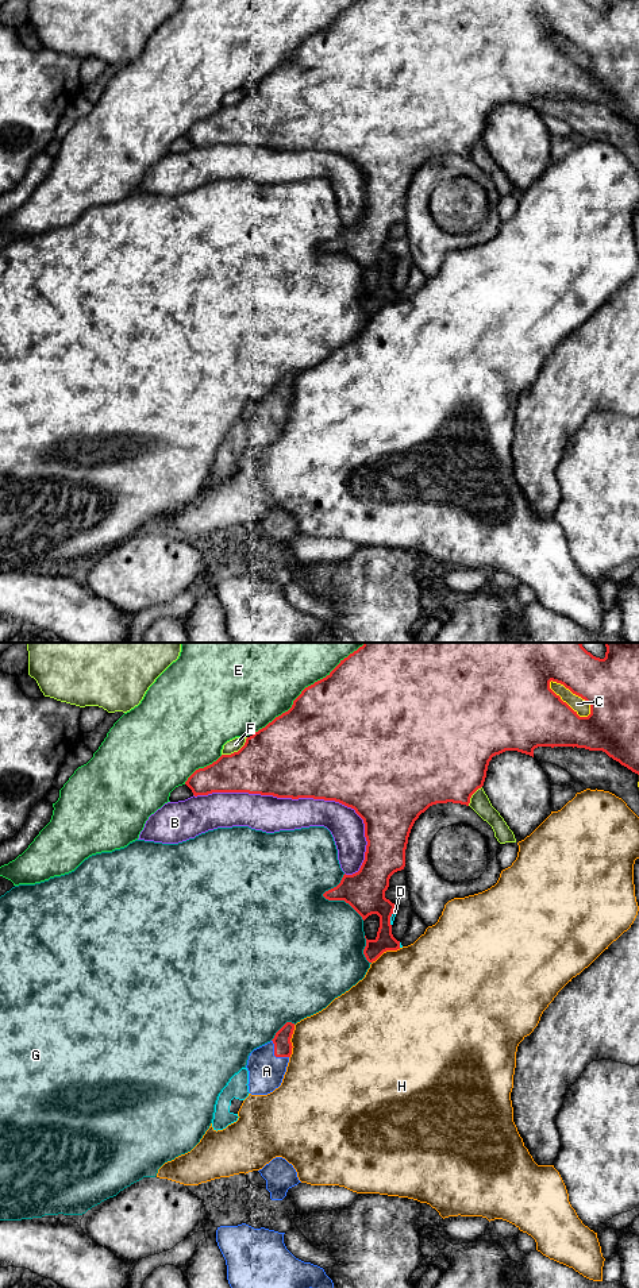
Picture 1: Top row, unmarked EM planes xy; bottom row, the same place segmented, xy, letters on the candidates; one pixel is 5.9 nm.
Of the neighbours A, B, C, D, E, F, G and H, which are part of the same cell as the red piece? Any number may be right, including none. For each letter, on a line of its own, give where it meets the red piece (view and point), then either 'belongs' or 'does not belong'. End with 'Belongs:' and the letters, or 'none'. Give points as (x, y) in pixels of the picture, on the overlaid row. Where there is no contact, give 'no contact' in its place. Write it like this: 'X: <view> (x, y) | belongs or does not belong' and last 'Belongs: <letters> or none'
A: xy (274, 1055) | belongs
B: xy (299, 797) | does not belong
C: xy (566, 704) | does not belong
D: xy (391, 916) | does not belong
E: xy (305, 687) | does not belong
F: xy (235, 752) | does not belong
G: xy (331, 899) | does not belong
H: xy (289, 1041) | does not belong
Belongs: A

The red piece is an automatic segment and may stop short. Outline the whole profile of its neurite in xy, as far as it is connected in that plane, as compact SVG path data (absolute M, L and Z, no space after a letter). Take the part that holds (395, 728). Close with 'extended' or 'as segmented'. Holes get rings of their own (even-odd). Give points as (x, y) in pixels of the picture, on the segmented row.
M363 643L350 653L323 679L305 687L293 701L292 707L276 717L265 728L246 739L245 745L231 755L222 755L212 764L196 770L185 782L193 795L212 793L249 793L273 795L277 798L313 798L335 801L355 810L363 820L367 841L365 860L358 872L343 875L340 883L326 891L328 901L344 901L365 921L369 915L380 917L380 928L374 940L366 938L363 955L369 963L376 961L386 950L400 949L400 941L392 934L390 917L396 907L385 898L390 876L404 869L408 837L415 821L430 806L436 803L461 803L469 806L471 795L484 786L489 761L505 751L517 751L534 757L538 747L577 747L589 751L603 751L621 766L639 775L639 643L605 643L605 658L600 659L588 652L581 643ZM557 682L581 697L590 705L590 714L580 717L566 702L550 689Z | as segmented

